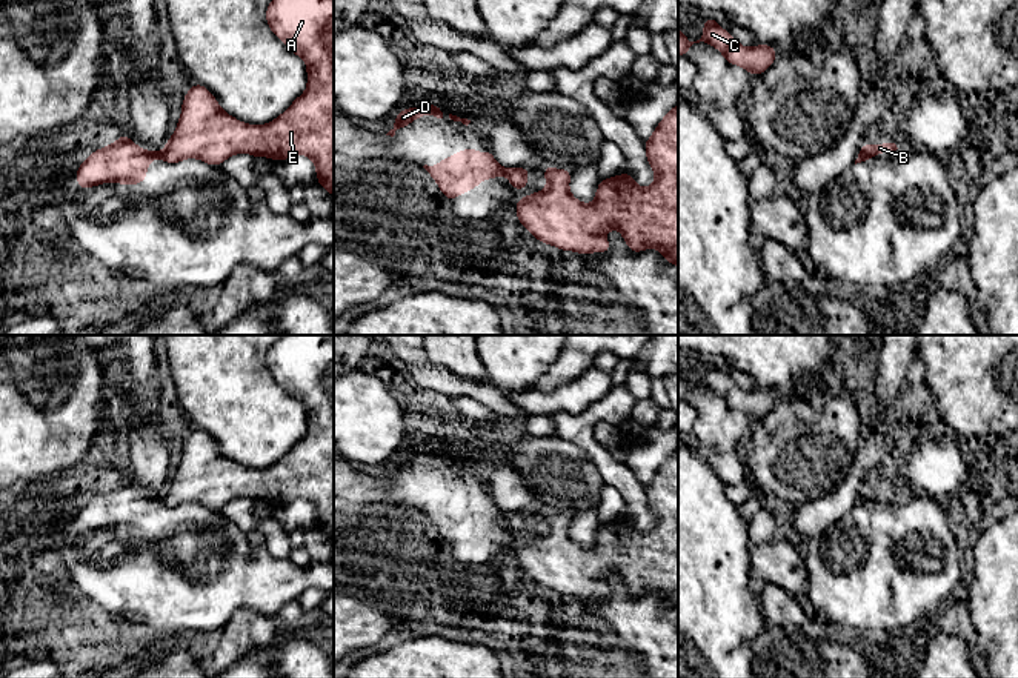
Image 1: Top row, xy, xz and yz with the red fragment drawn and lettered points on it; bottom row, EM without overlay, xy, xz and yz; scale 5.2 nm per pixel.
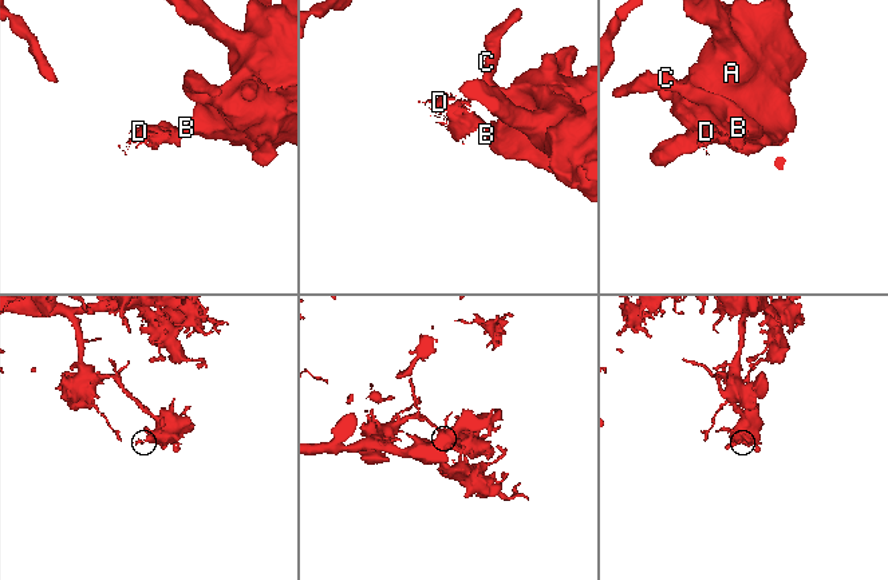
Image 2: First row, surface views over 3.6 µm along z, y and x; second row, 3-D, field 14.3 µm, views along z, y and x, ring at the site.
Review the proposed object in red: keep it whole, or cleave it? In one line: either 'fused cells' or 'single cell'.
fused cells

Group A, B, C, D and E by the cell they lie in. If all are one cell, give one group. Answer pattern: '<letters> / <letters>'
A B C E / D

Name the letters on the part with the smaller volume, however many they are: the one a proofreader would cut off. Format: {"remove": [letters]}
{"remove": ["D"]}

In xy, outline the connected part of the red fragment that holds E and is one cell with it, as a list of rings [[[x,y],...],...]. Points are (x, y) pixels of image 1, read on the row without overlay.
[[[281,335],[266,354],[266,366],[286,392],[306,406],[306,435],[271,467],[246,469],[226,458],[212,437],[195,427],[185,440],[177,474],[161,498],[171,509],[200,503],[212,510],[240,497],[274,506],[304,498],[315,507],[317,526],[334,540],[334,335]]]

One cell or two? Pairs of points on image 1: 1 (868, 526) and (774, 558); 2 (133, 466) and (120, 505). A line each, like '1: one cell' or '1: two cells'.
1: two cells
2: two cells

